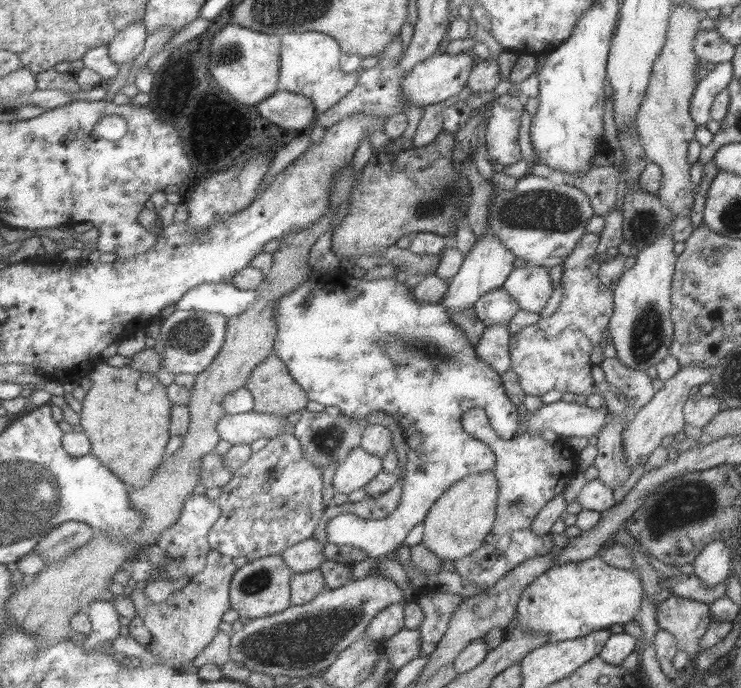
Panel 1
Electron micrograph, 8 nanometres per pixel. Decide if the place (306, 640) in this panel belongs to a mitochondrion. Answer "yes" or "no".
yes

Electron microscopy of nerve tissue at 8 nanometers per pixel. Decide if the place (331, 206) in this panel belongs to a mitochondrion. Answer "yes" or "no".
no

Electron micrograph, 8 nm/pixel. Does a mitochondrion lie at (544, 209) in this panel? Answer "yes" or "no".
yes

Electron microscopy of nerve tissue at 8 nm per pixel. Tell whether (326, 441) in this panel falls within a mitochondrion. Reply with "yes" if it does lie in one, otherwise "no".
yes

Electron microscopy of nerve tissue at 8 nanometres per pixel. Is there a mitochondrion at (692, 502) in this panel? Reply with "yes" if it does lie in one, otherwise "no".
yes

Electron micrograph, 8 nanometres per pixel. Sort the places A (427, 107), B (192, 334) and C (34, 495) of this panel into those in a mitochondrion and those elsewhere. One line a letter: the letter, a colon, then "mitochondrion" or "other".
A: other
B: mitochondrion
C: mitochondrion

